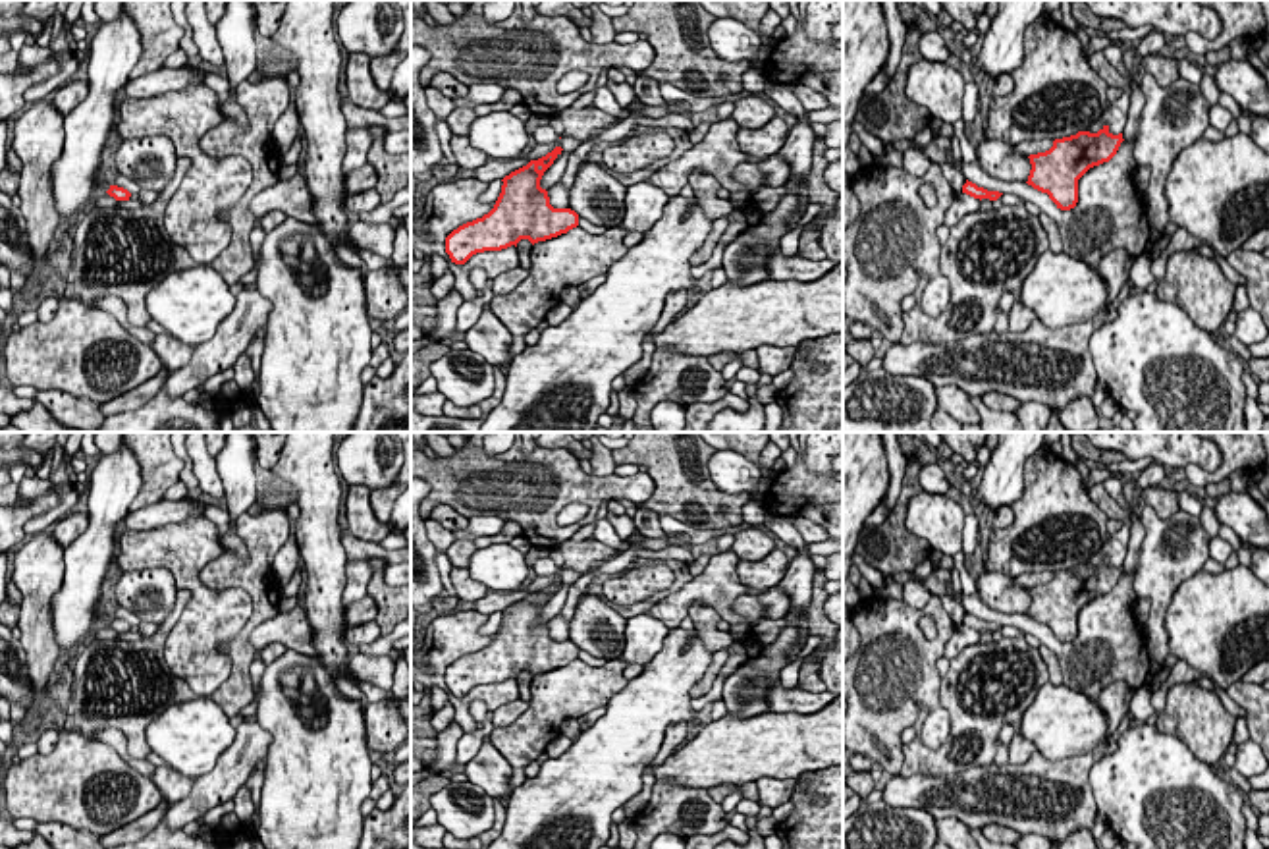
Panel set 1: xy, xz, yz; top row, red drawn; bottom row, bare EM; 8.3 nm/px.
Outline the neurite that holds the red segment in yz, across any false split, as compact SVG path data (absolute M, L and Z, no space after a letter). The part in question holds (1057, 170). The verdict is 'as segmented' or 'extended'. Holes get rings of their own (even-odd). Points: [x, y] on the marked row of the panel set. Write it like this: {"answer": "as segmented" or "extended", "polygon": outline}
{"answer": "as segmented", "polygon": "M1109 125L1097 133L1078 131L1055 139L1049 151L1028 156L1032 170L1026 183L1047 193L1057 208L1070 210L1078 203L1078 179L1090 168L1109 162L1122 141L1122 133L1113 135Z"}

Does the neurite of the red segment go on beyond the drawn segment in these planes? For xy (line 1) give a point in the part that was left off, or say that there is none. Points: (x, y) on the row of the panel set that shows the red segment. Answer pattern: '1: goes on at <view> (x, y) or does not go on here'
1: does not go on here

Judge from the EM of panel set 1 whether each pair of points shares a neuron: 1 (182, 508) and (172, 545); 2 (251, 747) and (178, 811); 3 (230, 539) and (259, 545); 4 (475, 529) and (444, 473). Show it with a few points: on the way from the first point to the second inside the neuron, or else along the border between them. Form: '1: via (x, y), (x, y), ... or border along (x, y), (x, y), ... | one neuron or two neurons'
1: border along (203, 514), (134, 531) | two neurons
2: via (236, 766), (197, 803) | one neuron
3: border along (234, 529), (243, 543), (247, 562) | two neurons
4: border along (488, 514), (477, 514), (469, 520) | two neurons

